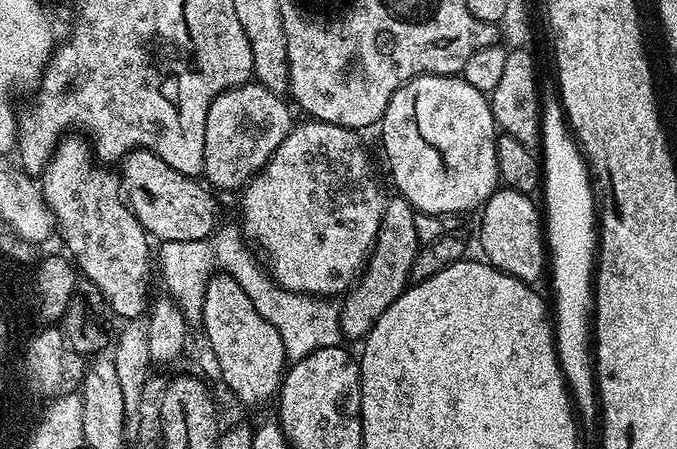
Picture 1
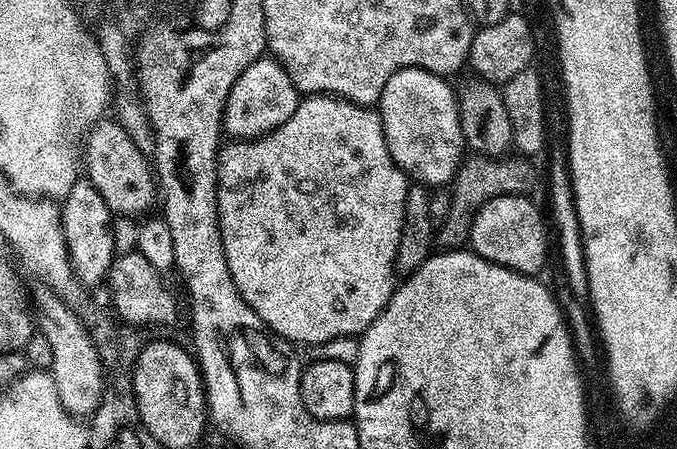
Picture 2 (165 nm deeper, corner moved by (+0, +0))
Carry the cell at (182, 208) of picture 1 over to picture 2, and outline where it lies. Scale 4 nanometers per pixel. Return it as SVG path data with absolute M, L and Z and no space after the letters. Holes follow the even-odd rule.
M103 118L95 121L82 140L82 164L86 169L87 181L92 183L94 190L98 190L98 194L102 194L102 202L117 217L143 217L148 214L143 212L155 206L158 180L153 165L149 157L138 150L122 126Z

